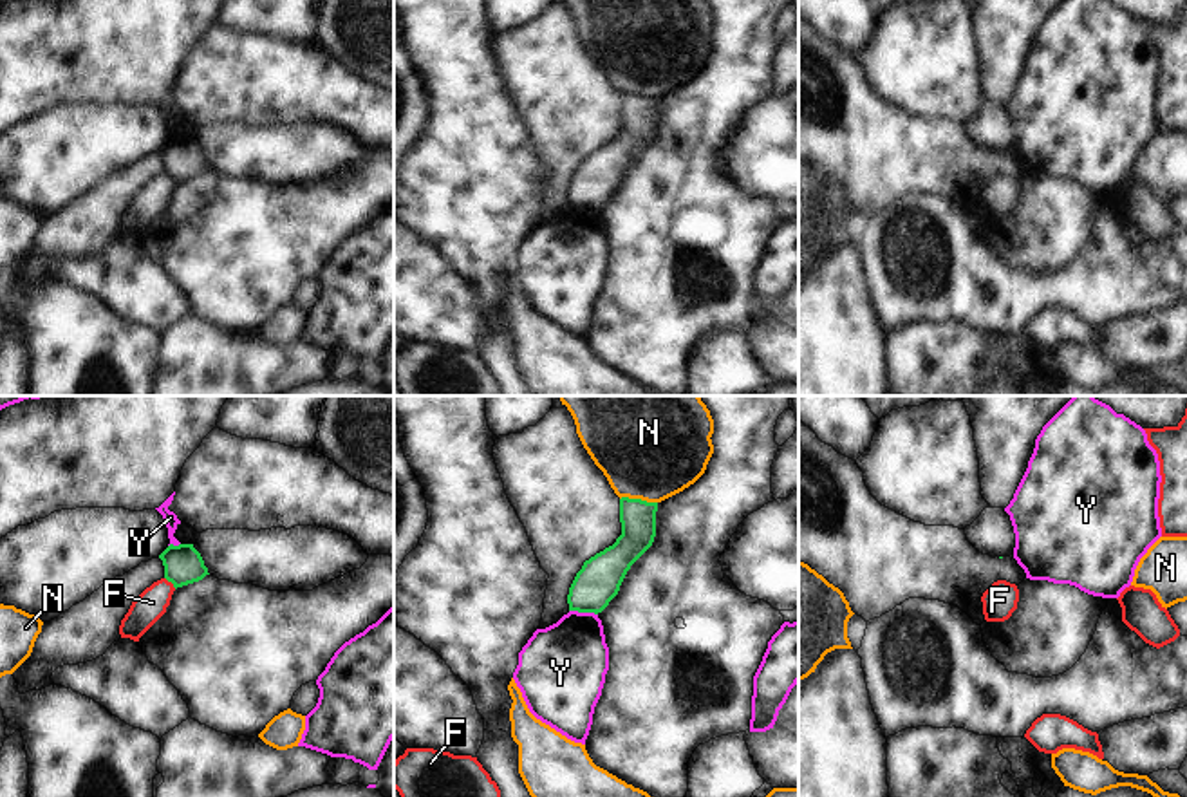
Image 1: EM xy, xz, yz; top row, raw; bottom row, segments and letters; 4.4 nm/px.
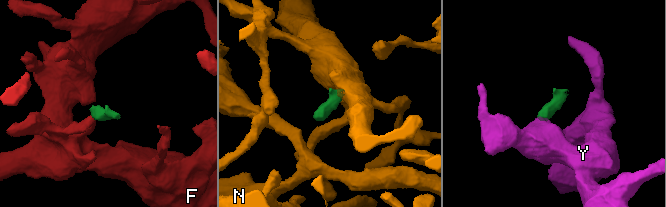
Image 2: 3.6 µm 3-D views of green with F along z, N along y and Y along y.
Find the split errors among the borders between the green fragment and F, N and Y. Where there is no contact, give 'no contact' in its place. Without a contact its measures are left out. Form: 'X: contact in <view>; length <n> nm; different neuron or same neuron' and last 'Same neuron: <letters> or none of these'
F: contact in xy; length 80 nm; different neuron
N: contact in xz; length 170 nm; different neuron
Y: contact in xz; length 130 nm; different neuron
Same neuron: none of these

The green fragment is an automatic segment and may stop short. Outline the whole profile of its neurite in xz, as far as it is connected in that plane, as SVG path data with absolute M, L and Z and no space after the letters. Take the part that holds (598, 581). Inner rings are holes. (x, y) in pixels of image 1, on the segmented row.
M620 499L622 535L584 562L569 587L569 611L598 614L609 605L631 566L652 546L656 511L658 502Z

